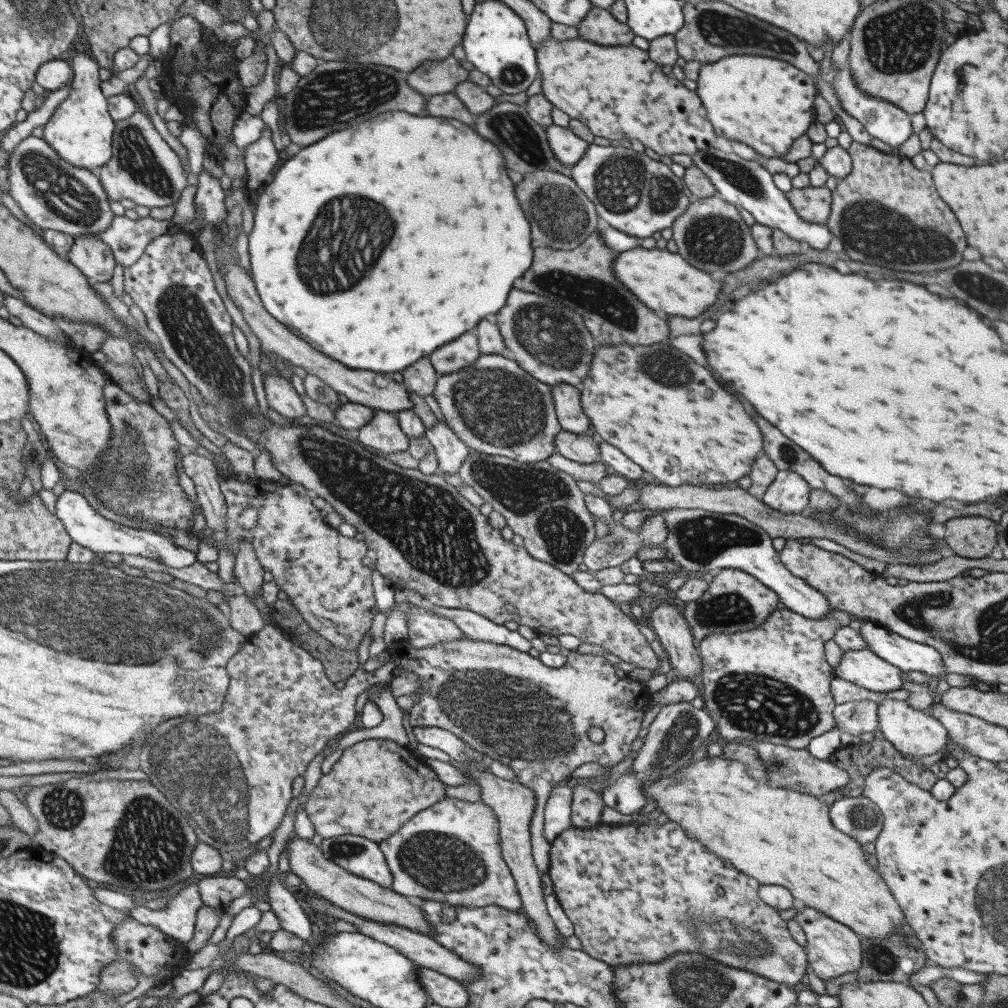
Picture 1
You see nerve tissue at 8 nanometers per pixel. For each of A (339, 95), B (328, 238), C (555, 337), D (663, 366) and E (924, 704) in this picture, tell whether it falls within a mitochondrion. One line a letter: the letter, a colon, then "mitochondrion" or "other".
A: mitochondrion
B: mitochondrion
C: mitochondrion
D: mitochondrion
E: other

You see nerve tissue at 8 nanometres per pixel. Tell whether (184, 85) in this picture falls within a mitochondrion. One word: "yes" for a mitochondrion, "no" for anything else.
no

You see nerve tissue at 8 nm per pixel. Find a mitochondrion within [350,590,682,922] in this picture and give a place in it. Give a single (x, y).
(519, 717)

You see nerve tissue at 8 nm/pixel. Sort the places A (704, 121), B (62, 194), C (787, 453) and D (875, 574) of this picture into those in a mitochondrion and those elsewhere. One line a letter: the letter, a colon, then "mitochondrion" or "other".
A: other
B: mitochondrion
C: mitochondrion
D: other

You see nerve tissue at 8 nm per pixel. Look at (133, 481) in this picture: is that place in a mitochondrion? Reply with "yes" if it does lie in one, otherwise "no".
yes

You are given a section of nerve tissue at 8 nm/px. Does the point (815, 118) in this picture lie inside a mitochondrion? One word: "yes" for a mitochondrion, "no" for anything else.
no

